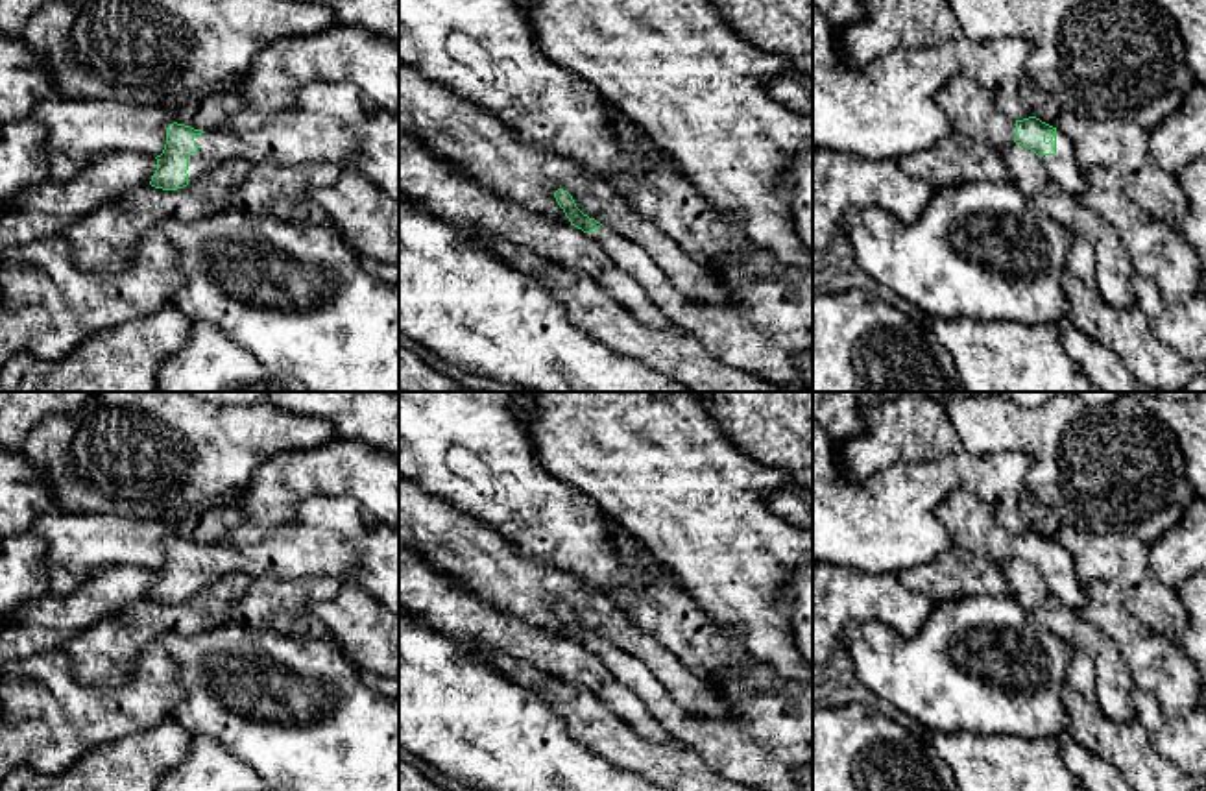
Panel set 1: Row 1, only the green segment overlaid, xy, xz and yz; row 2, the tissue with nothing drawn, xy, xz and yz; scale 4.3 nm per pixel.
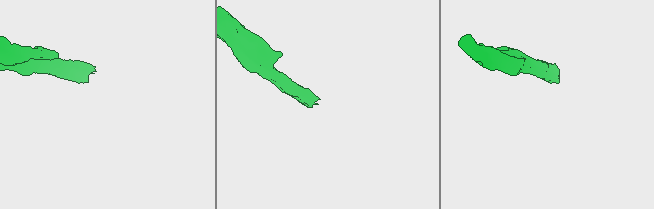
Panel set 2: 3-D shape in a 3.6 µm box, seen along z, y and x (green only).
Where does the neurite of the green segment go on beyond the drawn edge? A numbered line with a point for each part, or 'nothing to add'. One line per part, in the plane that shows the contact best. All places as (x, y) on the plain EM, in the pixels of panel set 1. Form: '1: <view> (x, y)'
1: yz (1062, 581)

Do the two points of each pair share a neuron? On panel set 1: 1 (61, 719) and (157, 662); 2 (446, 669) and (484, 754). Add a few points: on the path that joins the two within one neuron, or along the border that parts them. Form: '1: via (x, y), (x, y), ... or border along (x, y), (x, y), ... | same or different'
1: via (85, 716), (106, 714), (137, 686) | same
2: via (446, 690), (446, 699), (481, 734) | same

